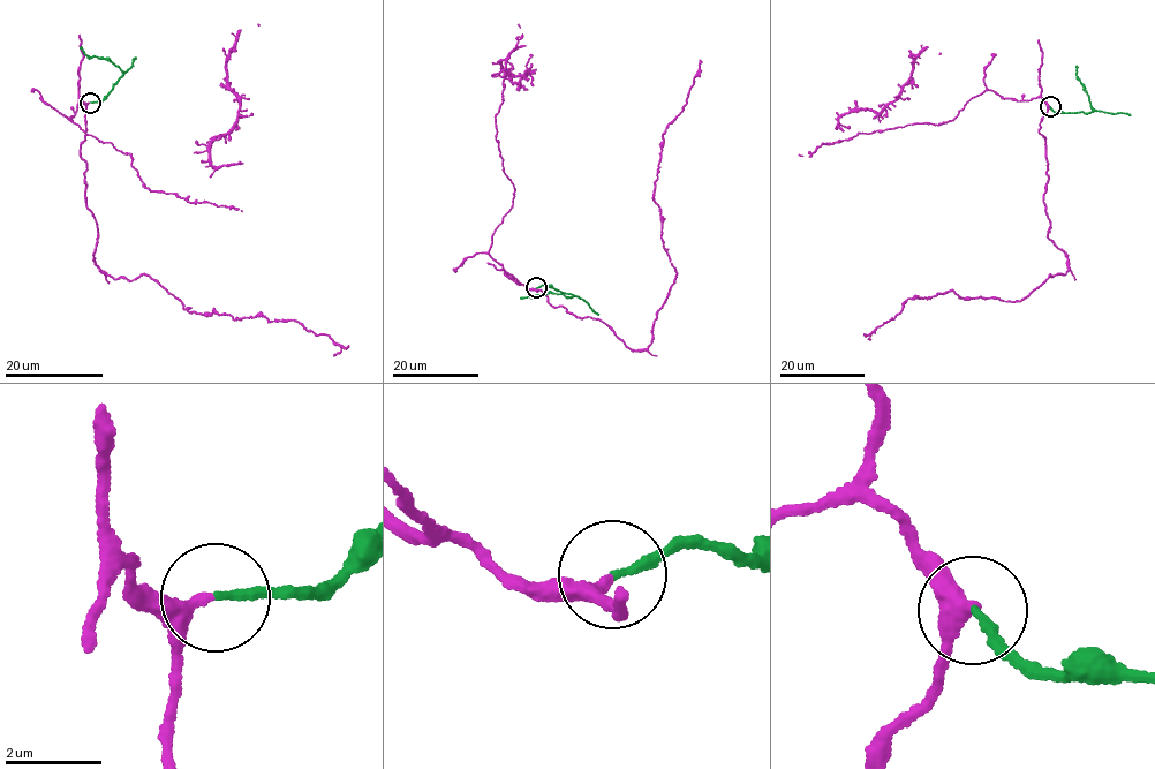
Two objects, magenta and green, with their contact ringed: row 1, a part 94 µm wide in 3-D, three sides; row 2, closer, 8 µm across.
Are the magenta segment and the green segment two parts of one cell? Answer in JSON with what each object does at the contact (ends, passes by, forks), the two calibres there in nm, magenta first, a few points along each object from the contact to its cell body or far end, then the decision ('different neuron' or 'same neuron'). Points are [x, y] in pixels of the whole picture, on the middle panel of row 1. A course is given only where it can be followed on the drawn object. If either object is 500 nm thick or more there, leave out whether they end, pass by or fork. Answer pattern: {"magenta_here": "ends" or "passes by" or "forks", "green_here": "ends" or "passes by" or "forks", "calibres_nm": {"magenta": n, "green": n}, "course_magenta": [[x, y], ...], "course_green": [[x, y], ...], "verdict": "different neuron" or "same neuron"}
{"magenta_here": "ends", "green_here": "ends", "calibres_nm": {"magenta": 300, "green": 180}, "course_magenta": [[536, 288], [631, 349], [650, 344], [677, 273], [654, 200], [663, 134], [699, 77]], "course_green": [[536, 288], [551, 285], [572, 295], [520, 298]], "verdict": "same neuron"}

